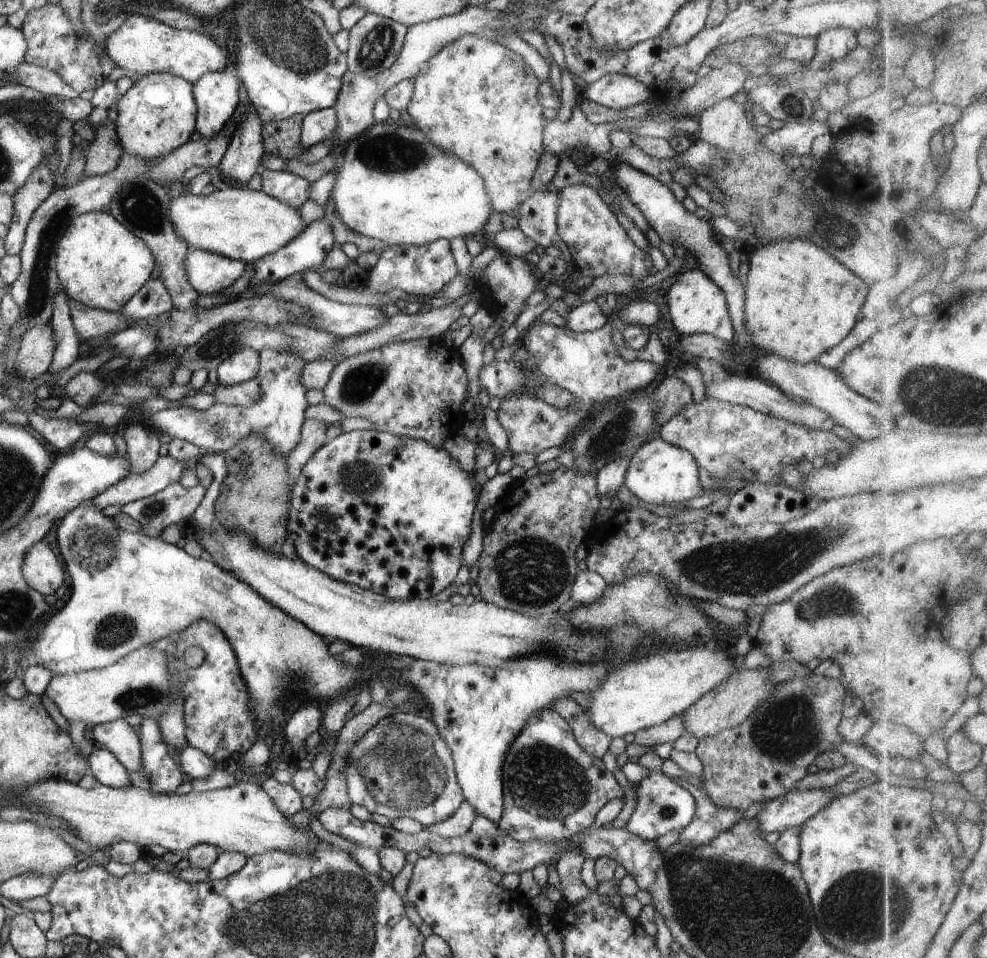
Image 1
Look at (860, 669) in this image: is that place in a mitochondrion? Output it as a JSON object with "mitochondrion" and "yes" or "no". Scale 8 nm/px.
{"mitochondrion":"no"}

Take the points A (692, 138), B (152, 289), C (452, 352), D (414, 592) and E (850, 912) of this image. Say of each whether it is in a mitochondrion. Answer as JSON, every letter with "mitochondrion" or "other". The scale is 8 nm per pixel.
{"A":"other","B":"other","C":"other","D":"other","E":"mitochondrion"}

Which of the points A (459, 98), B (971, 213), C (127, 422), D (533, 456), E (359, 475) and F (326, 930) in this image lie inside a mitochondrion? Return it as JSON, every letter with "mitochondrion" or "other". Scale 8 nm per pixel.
{"A":"other","B":"other","C":"other","D":"other","E":"mitochondrion","F":"mitochondrion"}

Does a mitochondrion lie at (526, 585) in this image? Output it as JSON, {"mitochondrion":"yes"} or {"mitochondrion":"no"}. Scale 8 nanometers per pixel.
{"mitochondrion":"yes"}

